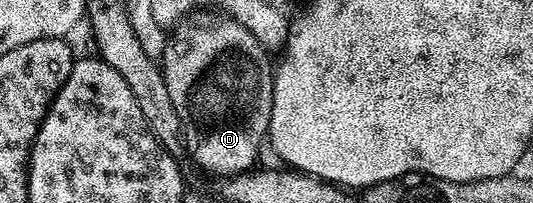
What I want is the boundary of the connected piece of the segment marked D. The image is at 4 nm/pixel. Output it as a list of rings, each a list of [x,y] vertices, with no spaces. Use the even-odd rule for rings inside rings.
[[[221,18],[225,20],[201,20],[198,24],[181,22],[176,25],[177,33],[168,37],[163,57],[163,71],[167,82],[167,94],[171,94],[171,102],[175,106],[175,114],[181,120],[183,129],[183,148],[189,156],[205,172],[210,172],[216,178],[226,176],[238,176],[240,172],[248,172],[258,163],[258,152],[269,130],[269,119],[271,118],[271,102],[273,101],[273,73],[271,60],[267,57],[267,50],[260,42],[250,34],[249,29],[244,28],[238,20],[232,18]]]

